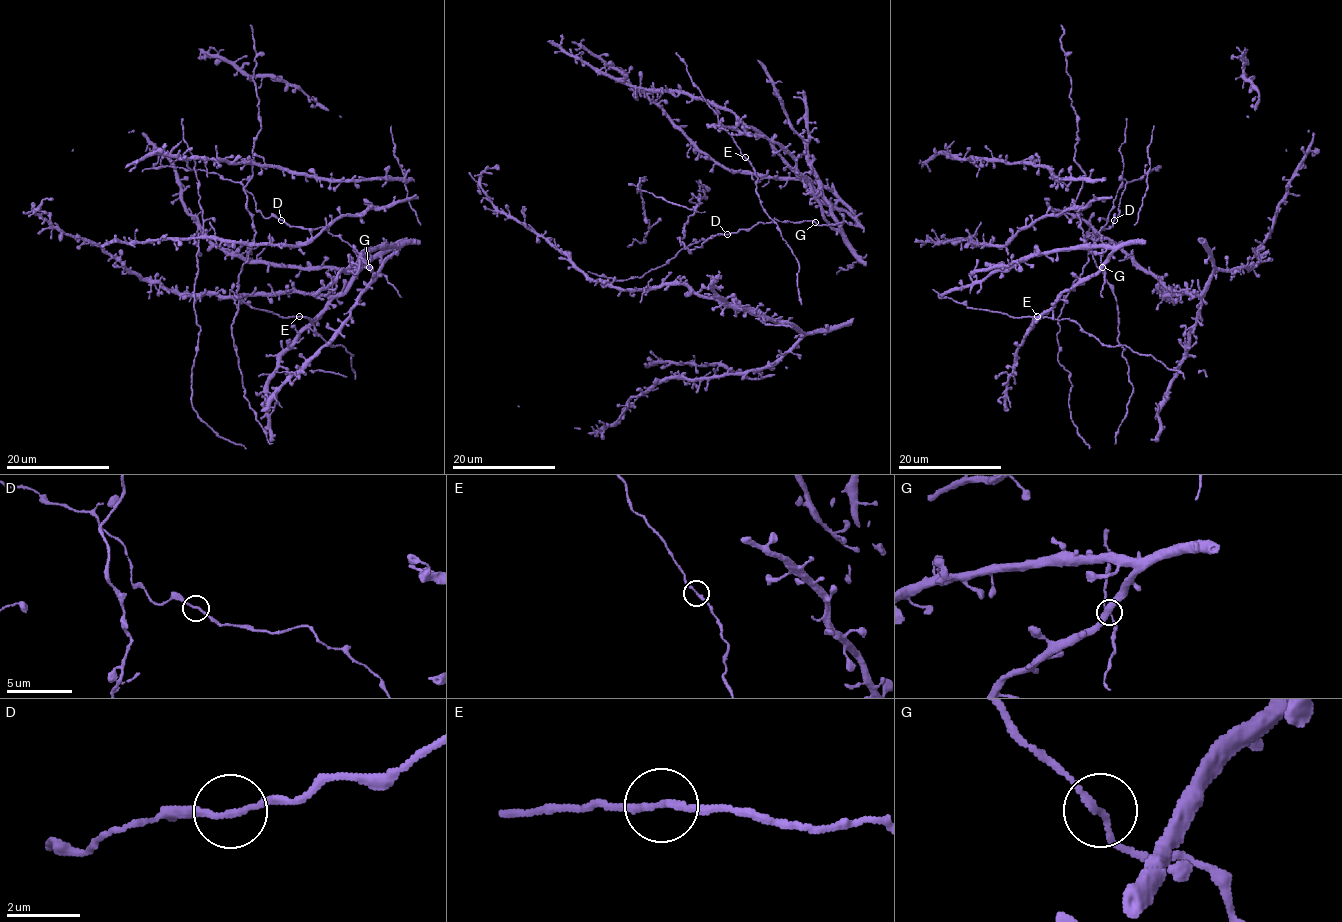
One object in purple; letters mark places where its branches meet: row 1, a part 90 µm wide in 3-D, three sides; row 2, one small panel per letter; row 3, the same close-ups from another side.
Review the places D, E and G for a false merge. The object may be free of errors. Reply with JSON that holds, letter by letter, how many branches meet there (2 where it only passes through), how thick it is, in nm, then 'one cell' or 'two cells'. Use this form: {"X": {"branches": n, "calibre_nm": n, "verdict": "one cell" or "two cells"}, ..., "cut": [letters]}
{"D": {"branches": 2, "calibre_nm": 170, "verdict": "one cell"}, "E": {"branches": 2, "calibre_nm": 170, "verdict": "one cell"}, "G": {"branches": 2, "calibre_nm": 170, "verdict": "one cell"}, "cut": []}

